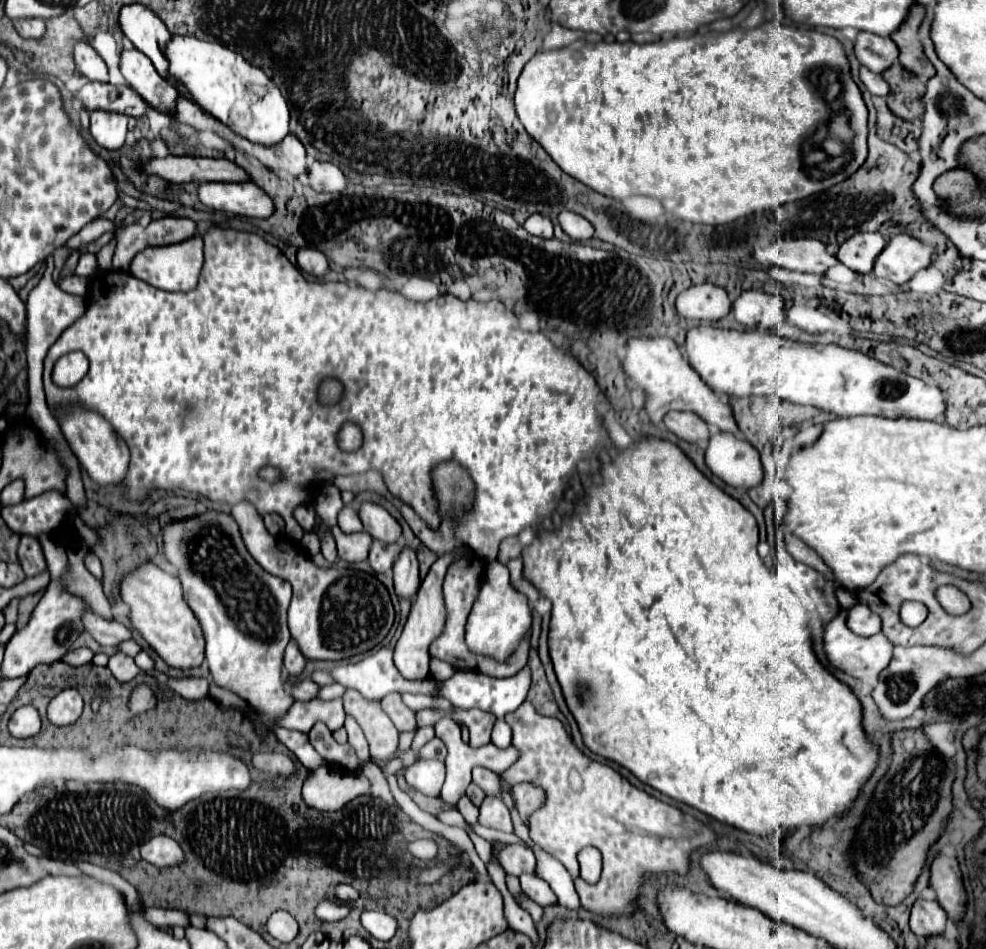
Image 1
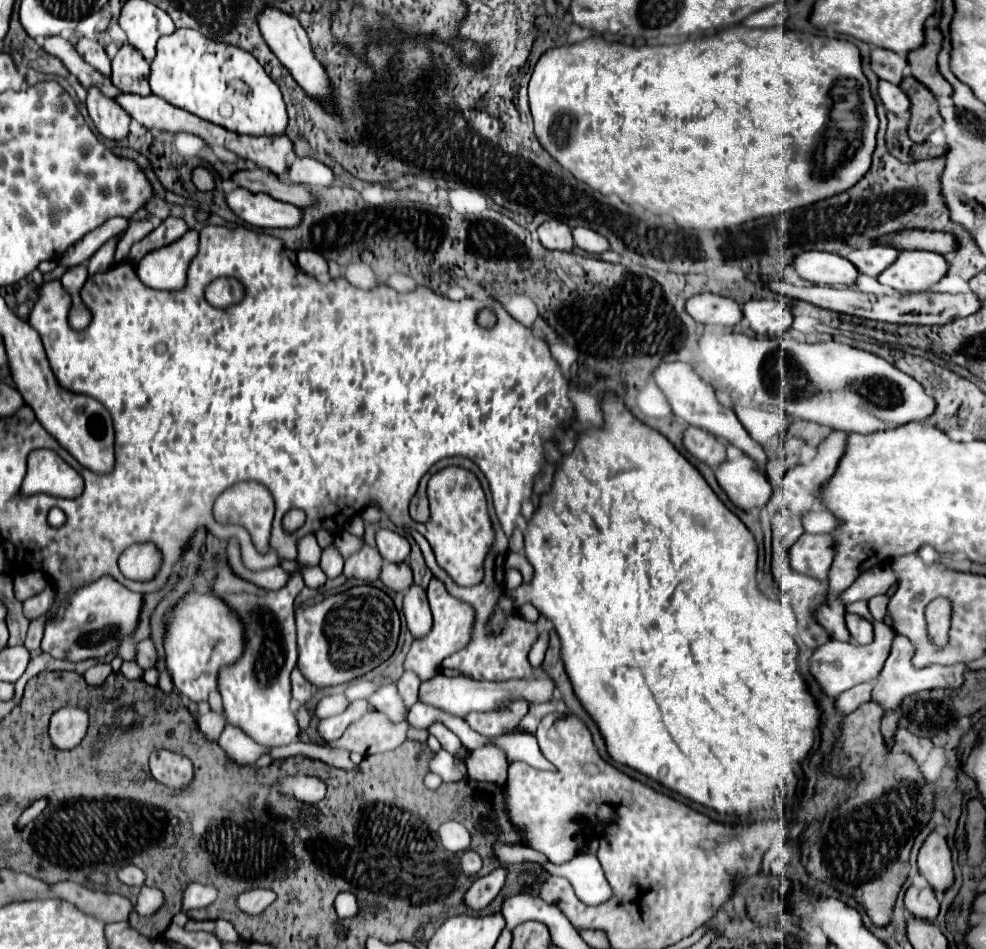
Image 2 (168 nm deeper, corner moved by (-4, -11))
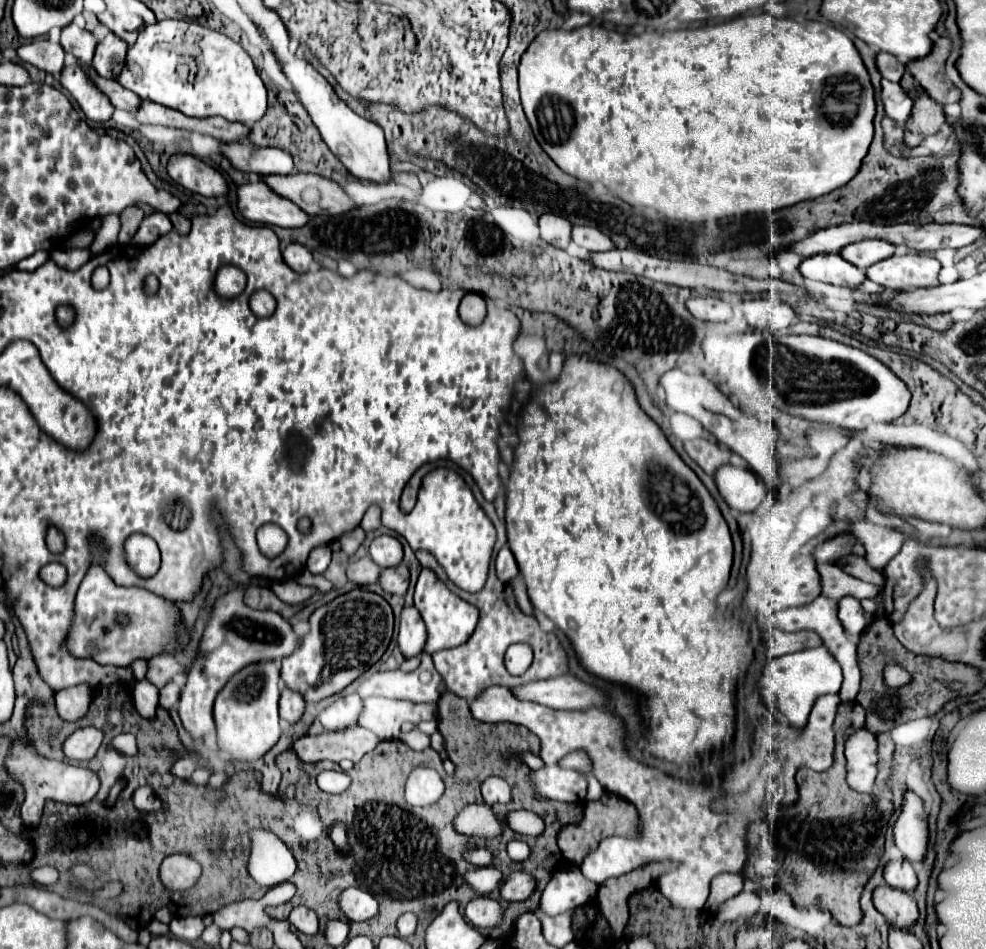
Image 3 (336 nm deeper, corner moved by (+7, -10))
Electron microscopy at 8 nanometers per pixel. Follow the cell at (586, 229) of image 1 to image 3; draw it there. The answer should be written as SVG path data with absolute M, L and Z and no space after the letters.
M583 225L573 227L573 241L587 251L609 251L615 247L613 241L607 235L603 235L599 229L583 227Z

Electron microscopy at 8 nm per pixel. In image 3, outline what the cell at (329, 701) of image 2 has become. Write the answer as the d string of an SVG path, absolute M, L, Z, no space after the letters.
M351 693L345 695L343 699L337 699L331 707L327 707L319 715L319 721L327 731L343 731L347 727L355 727L361 713L363 713L363 701L359 695Z

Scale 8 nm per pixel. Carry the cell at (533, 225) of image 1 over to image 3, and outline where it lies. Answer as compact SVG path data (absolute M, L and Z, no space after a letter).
M541 215L539 217L539 227L541 227L541 237L543 241L551 243L553 247L567 249L571 241L571 223L559 215Z

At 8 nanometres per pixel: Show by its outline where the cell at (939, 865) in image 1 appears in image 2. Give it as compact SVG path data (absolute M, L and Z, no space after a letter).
M930 834L922 844L918 854L918 868L932 886L932 890L938 894L944 894L954 884L952 854L940 834Z

